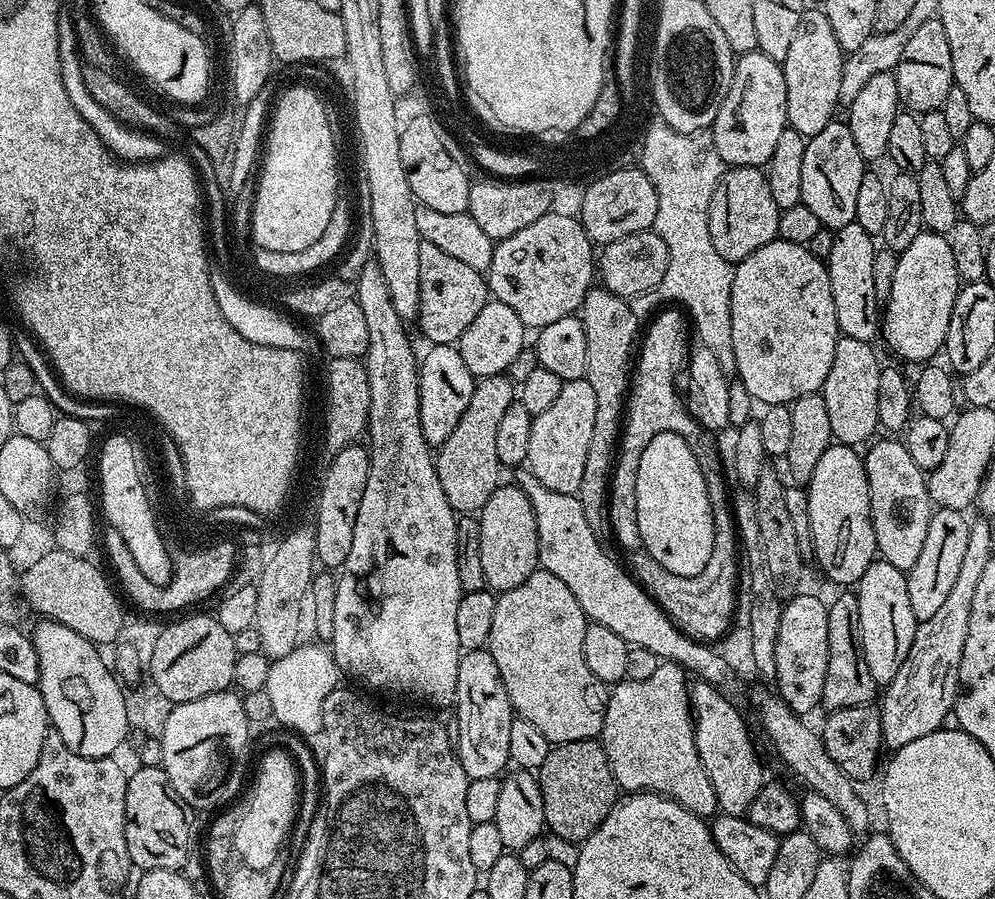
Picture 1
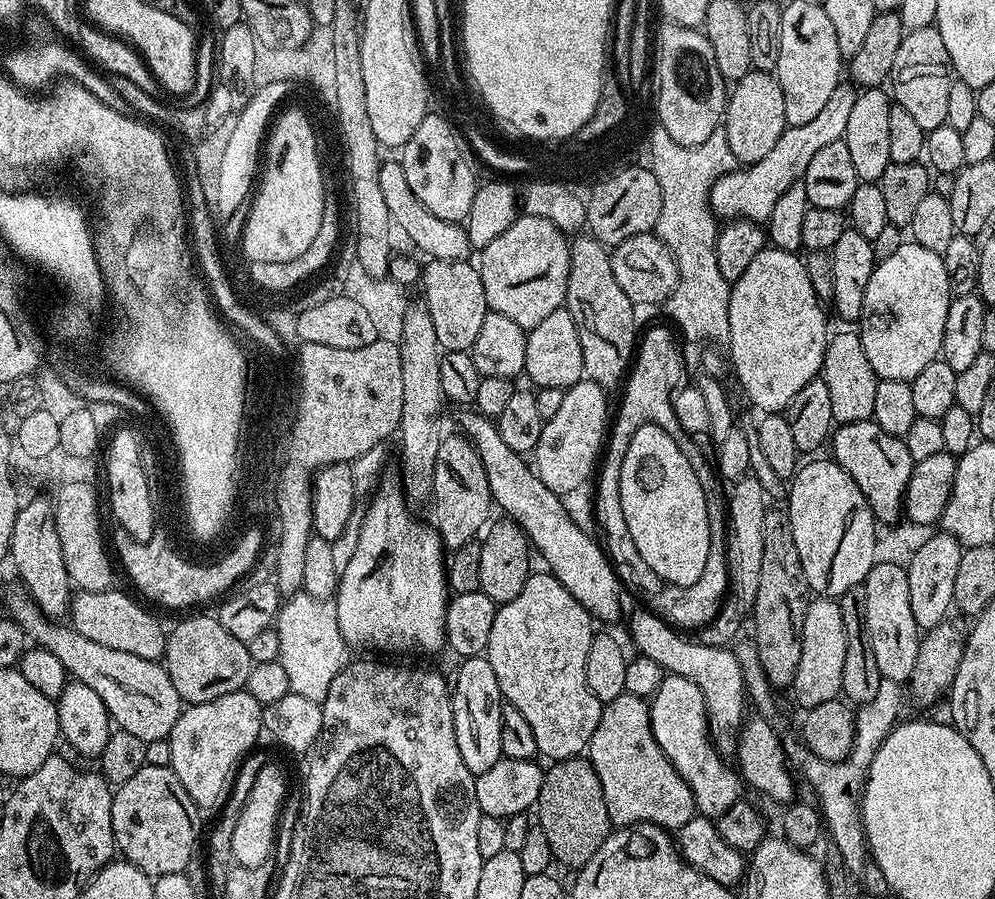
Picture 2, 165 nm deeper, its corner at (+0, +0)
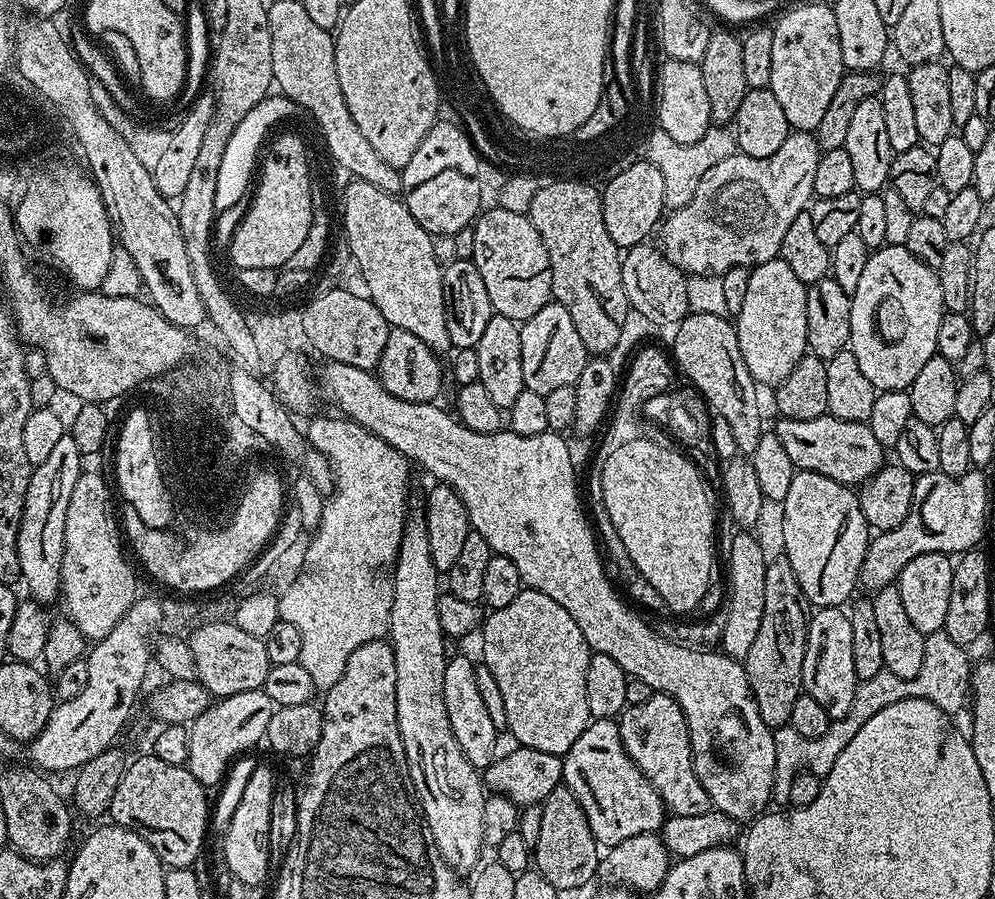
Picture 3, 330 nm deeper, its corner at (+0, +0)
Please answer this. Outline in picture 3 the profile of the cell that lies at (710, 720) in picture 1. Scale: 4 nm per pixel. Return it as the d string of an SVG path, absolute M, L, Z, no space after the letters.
M653 692L646 702L630 704L618 717L620 737L624 749L638 770L658 790L665 809L674 816L690 814L706 814L713 811L706 790L702 790L702 782L698 782L698 774L692 761L690 746L690 730L686 726L686 714L682 714L682 706L661 692Z

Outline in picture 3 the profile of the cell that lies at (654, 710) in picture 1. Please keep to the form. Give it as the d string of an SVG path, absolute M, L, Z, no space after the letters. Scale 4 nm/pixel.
M615 719L592 720L562 759L563 783L578 798L597 844L613 848L618 842L626 842L626 838L659 833L664 827L666 809L662 798L624 749Z

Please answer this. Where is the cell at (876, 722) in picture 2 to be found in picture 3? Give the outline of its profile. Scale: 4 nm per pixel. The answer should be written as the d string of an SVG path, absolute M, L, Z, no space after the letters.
M940 629L925 637L923 652L922 670L913 679L902 679L893 671L884 669L874 674L873 678L857 681L850 710L843 718L833 720L821 737L805 738L789 724L773 729L775 780L772 798L775 805L788 804L790 785L798 771L807 770L821 778L827 776L834 766L835 759L846 748L847 743L874 714L884 710L886 706L912 697L927 700L944 713L954 716L963 705L964 707L967 705L971 687L972 661L970 662L963 645L954 642L943 629Z

